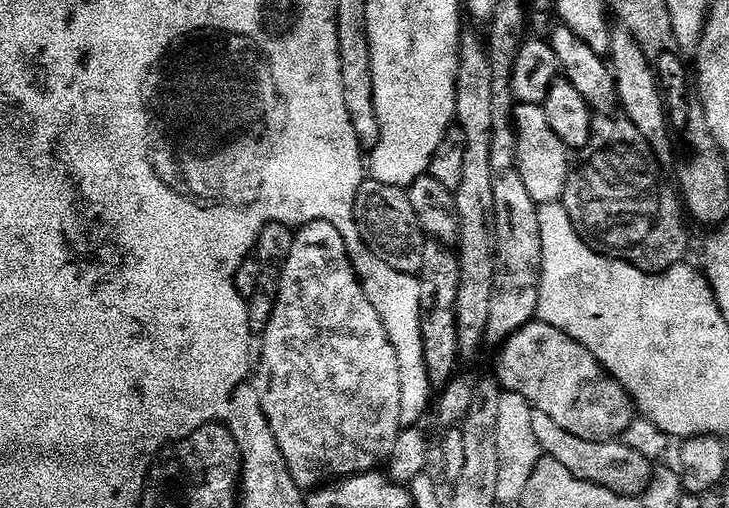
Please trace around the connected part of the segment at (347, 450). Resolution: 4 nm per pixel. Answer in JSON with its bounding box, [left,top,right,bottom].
[254,220,402,490]

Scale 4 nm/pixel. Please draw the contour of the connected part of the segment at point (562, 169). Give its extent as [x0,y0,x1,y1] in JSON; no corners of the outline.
[514,104,573,206]

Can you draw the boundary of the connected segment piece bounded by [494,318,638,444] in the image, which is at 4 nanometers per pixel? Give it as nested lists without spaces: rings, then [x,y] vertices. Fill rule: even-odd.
[[[538,318],[522,326],[499,349],[495,379],[504,392],[513,392],[554,418],[559,426],[587,443],[616,442],[628,431],[638,413],[620,382],[574,338],[543,324]]]

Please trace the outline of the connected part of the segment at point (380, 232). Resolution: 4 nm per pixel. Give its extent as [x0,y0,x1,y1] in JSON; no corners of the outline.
[356,178,426,276]

